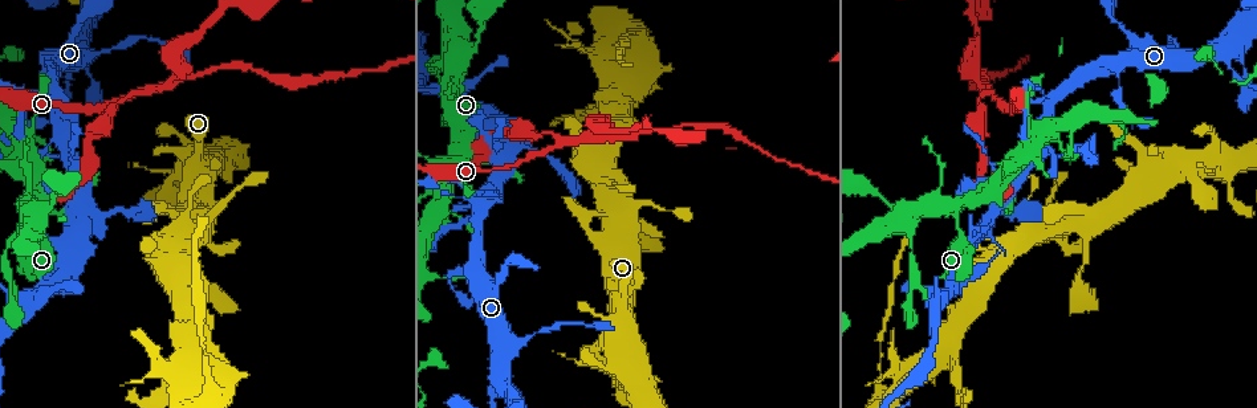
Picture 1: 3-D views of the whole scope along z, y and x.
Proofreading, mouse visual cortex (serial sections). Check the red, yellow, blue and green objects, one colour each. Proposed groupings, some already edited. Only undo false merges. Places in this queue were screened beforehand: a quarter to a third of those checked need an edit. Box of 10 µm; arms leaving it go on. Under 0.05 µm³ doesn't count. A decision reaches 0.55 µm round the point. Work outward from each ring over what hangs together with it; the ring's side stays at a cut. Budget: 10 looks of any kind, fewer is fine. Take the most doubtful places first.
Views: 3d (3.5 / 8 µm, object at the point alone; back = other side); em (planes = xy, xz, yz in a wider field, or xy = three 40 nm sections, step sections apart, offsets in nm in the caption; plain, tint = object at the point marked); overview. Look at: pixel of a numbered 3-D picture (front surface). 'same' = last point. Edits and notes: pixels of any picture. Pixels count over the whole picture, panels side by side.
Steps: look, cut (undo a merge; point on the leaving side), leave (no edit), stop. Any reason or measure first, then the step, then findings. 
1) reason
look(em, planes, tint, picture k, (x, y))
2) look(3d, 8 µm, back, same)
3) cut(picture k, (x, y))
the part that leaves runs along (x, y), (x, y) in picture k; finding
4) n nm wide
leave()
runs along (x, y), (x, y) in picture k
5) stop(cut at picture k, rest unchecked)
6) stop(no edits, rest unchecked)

arms part here
look(3d, 3.5 µm, picture 1, (167, 85))

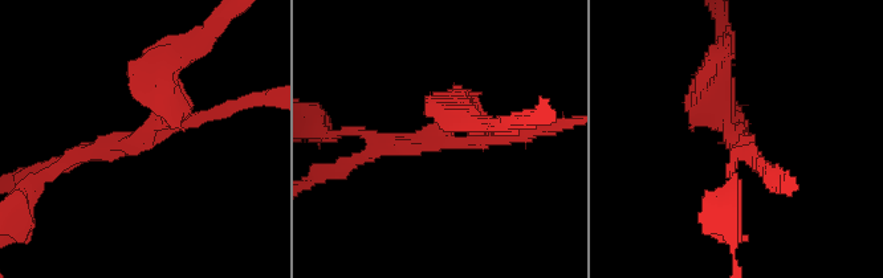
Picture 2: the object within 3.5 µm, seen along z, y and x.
3 arms; arms of 150, 200, 300 nm; shape alone is not enough
look(em, xy, step 3, tint, picture 2, (147, 135))

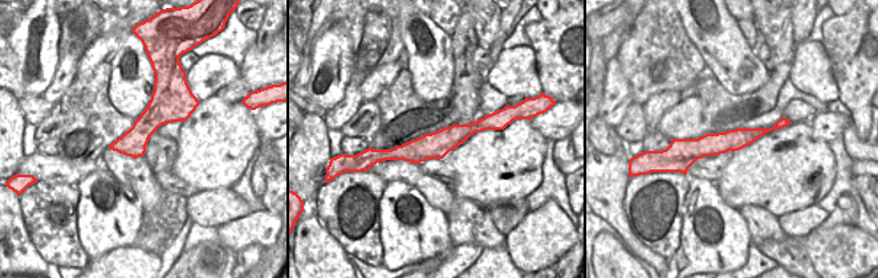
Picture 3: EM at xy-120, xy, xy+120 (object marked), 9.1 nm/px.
cut it another way
look(em, planes, tint, same)

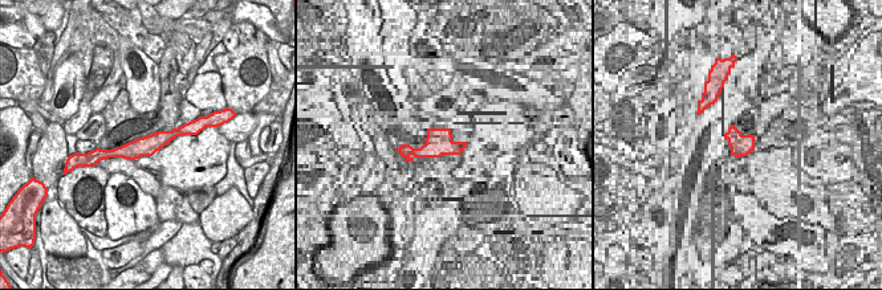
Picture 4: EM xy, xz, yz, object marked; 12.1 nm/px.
cut(picture 2, (723, 80))
the part that leaves runs along (727, 129), (716, 109), (723, 31) in picture 2; two cells meet here

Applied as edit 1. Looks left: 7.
redraw
look(overview)

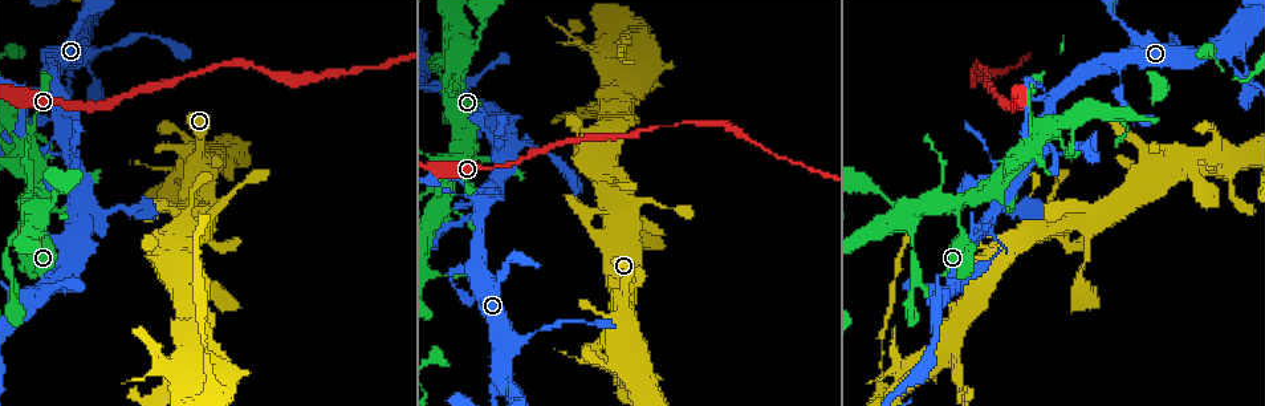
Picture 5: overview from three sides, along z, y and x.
thick turns thin
look(3d, 8 µm, picture 5, (628, 32))

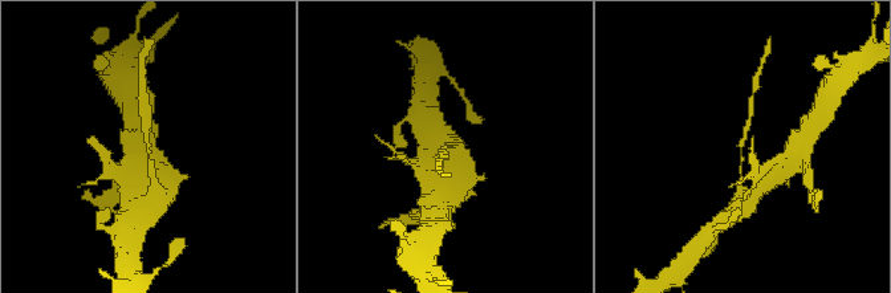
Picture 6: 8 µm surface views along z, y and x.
look(3d, 3.5 µm, back, same)

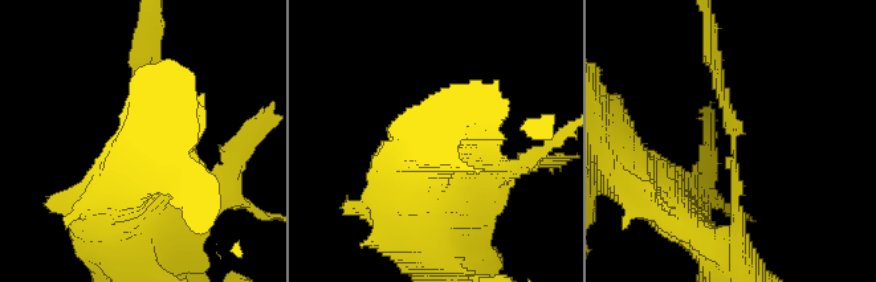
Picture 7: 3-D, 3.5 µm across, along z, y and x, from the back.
arms of 150, 150 nm
look(em, planes, tint, picture 7, (731, 139))

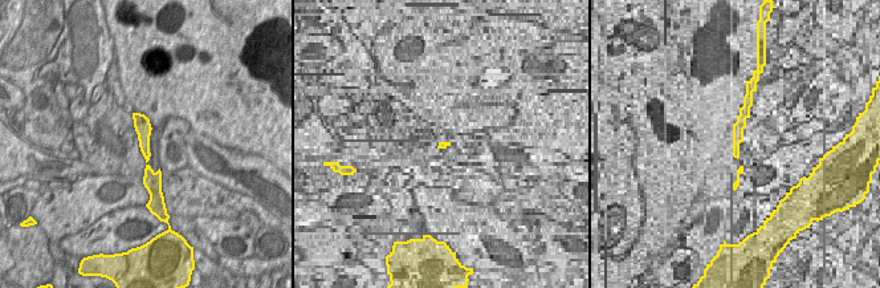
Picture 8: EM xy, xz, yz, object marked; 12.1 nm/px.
cut(picture 7, (725, 105))
the part that leaves runs along (730, 151), (707, 25) in picture 7; two cells meet here

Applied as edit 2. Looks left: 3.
three-way junction
look(3d, 3.5 µm, back, picture 5, (518, 340))

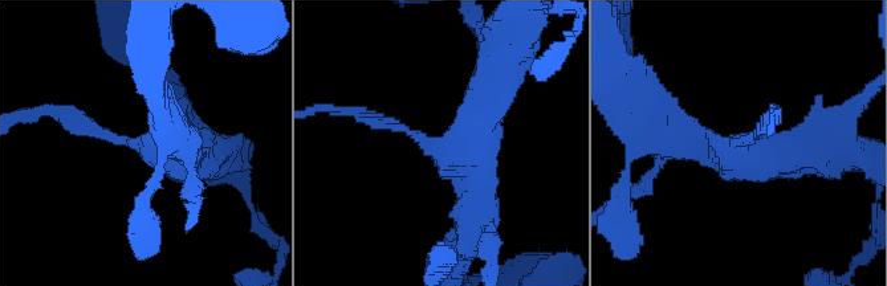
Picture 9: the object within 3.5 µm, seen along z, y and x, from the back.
3 arms; arms of 150, 400, 500 nm
look(em, xy, step 5, tint, picture 9, (736, 147))

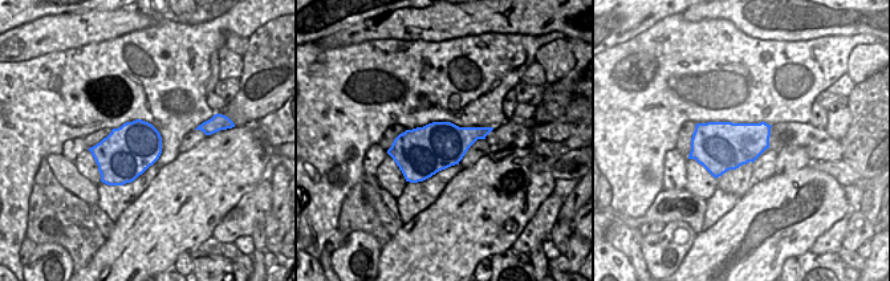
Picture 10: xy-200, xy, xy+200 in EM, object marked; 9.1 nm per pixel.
leave()
runs along (495, 77), (455, 148), (369, 121) in picture 9; continuous, no second cell

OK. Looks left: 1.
stop(cut at picture 2, cut at picture 7, rest unchecked)

